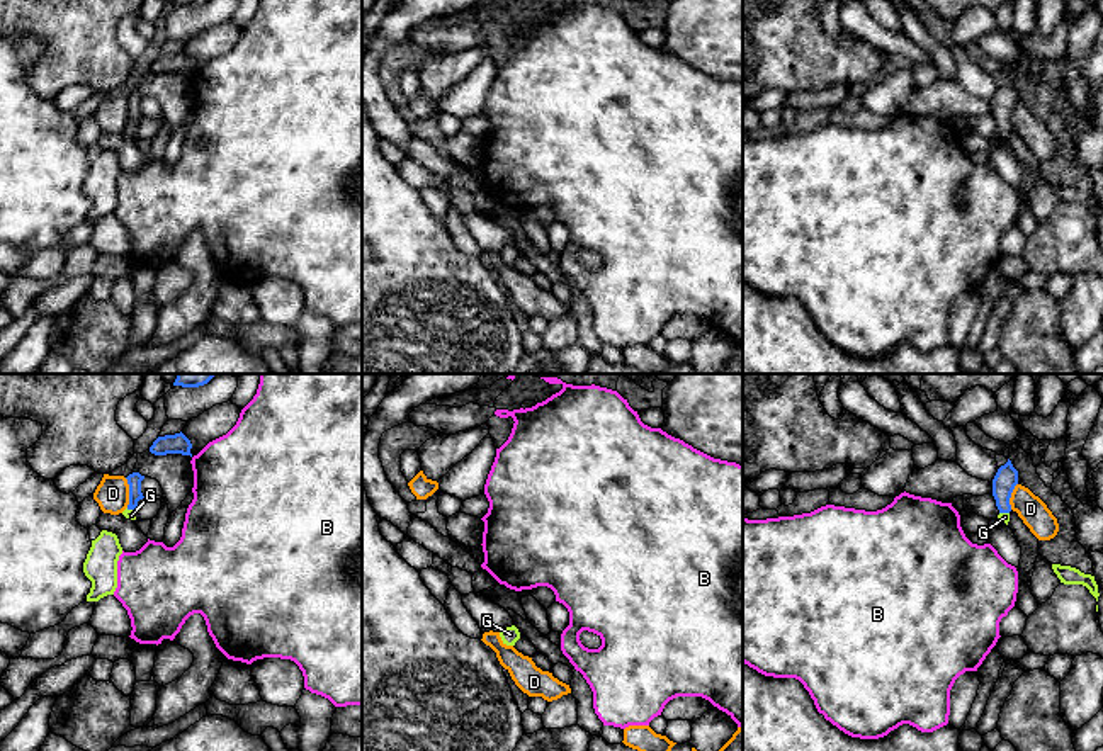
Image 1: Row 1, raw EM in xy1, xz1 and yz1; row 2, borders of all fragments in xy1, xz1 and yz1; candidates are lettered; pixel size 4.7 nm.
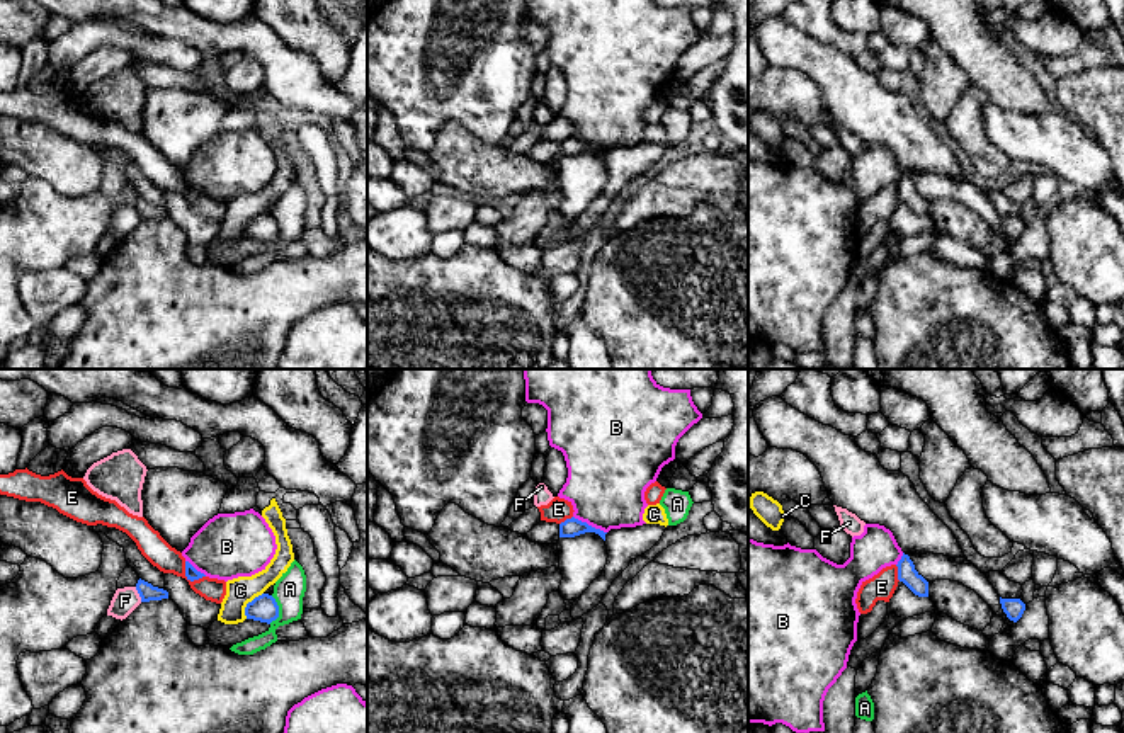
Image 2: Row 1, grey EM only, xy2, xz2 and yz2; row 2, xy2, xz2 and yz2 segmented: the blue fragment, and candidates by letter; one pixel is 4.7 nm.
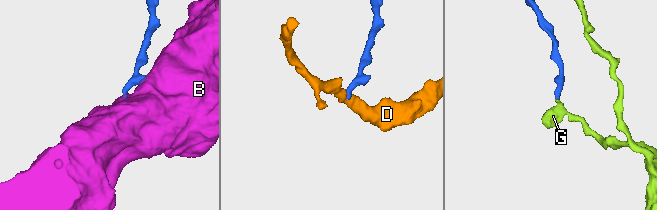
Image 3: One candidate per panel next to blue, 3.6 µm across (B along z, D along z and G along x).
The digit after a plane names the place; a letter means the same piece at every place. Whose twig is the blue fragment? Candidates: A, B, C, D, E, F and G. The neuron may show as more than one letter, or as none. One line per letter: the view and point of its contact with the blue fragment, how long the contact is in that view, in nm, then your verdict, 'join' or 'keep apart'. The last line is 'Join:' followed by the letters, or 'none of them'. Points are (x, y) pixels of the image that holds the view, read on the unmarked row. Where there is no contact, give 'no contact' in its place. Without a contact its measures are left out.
A: contact xy2 (278, 230); length 140 nm; keep apart
B: contact xz2 (590, 145); length 180 nm; keep apart
C: contact xy2 (247, 223); length 150 nm; keep apart
D: contact xy1 (130, 112); length 140 nm; keep apart
E: contact xy2 (189, 198); length 130 nm; keep apart
F: contact xy2 (138, 211); length 80 nm; keep apart
G: contact yz1 (1005, 131); length 50 nm; join
Join: G

